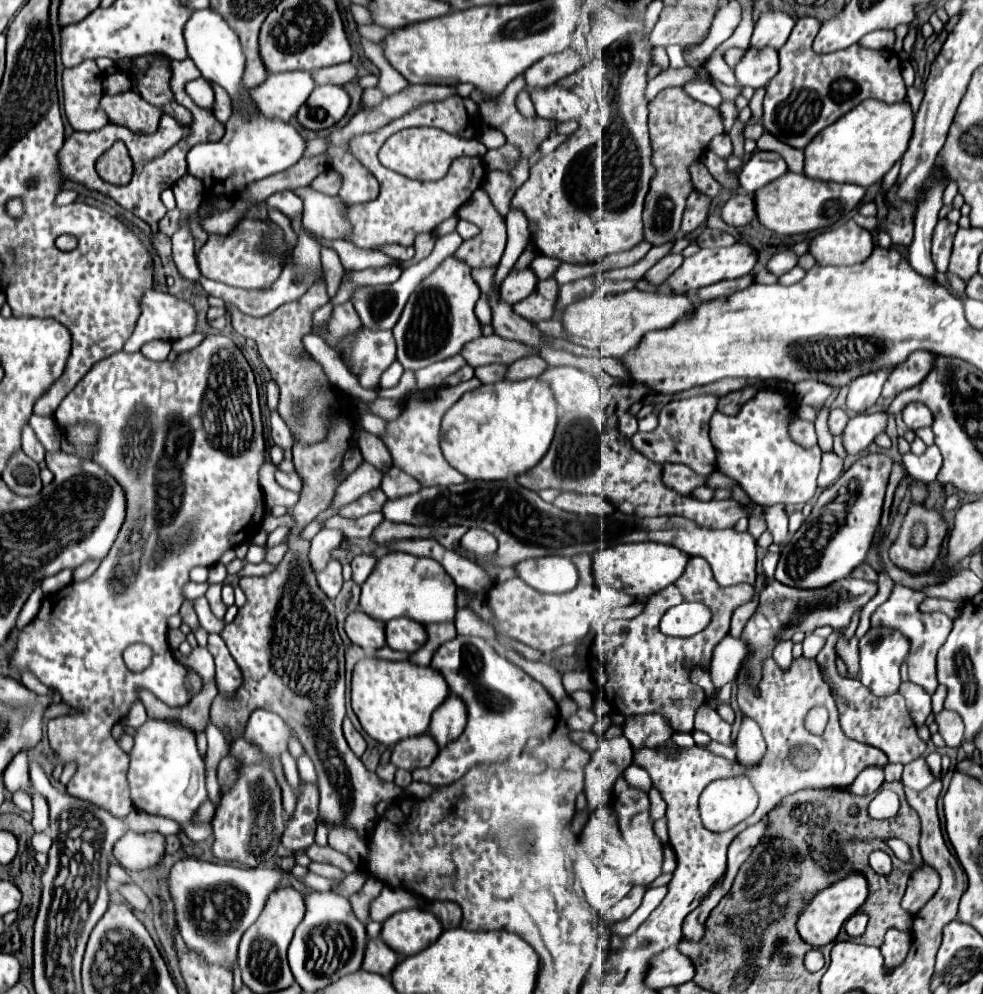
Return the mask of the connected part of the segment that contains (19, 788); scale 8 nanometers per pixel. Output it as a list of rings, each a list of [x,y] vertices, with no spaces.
[[[17,754],[9,768],[5,770],[3,774],[3,782],[5,782],[5,788],[15,794],[15,792],[25,792],[25,794],[33,794],[33,788],[31,788],[31,780],[29,780],[29,772],[27,772],[27,754]]]

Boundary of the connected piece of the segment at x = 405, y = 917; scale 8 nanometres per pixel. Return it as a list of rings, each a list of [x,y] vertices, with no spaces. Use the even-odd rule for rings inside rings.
[[[403,910],[383,922],[383,942],[401,958],[431,946],[443,932],[439,920],[427,910]]]

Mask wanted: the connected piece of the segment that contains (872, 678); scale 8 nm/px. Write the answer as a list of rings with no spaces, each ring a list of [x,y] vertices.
[[[869,628],[863,638],[859,638],[859,654],[861,654],[861,674],[859,680],[875,694],[889,696],[899,690],[901,684],[901,664],[909,654],[909,640],[891,628]]]

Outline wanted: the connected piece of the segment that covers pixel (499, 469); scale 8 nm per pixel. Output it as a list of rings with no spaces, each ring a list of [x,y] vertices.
[[[537,378],[479,386],[457,400],[441,422],[441,452],[467,480],[507,480],[531,470],[549,450],[559,414],[553,392]]]

